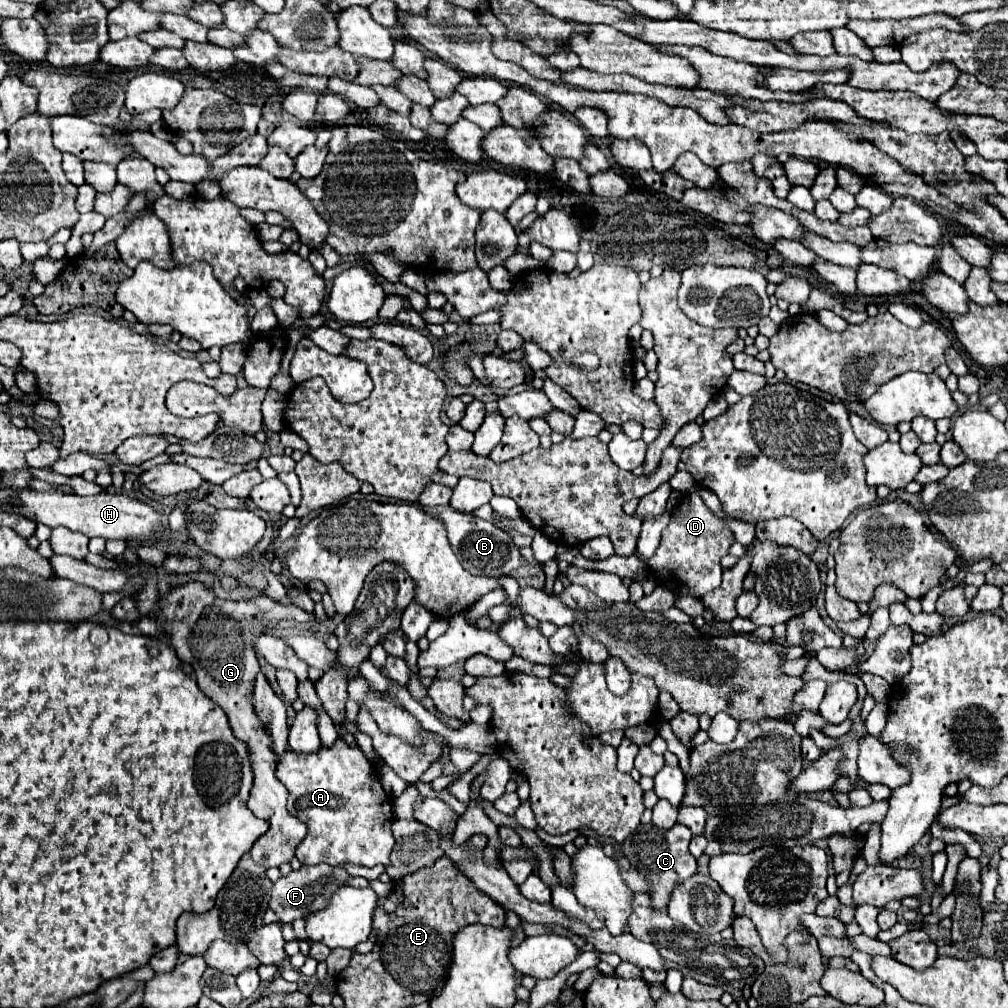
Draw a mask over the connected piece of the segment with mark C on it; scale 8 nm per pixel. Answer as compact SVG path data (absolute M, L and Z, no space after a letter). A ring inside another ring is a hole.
M640 824L638 830L634 832L632 838L632 864L636 864L640 868L640 872L644 872L644 876L652 881L652 906L666 910L668 904L668 896L672 892L672 888L676 886L676 882L682 882L684 878L692 876L696 872L696 860L694 856L688 852L688 842L692 838L692 832L688 826L676 824L668 830L656 828L652 824ZM660 836L660 838L658 838Z

